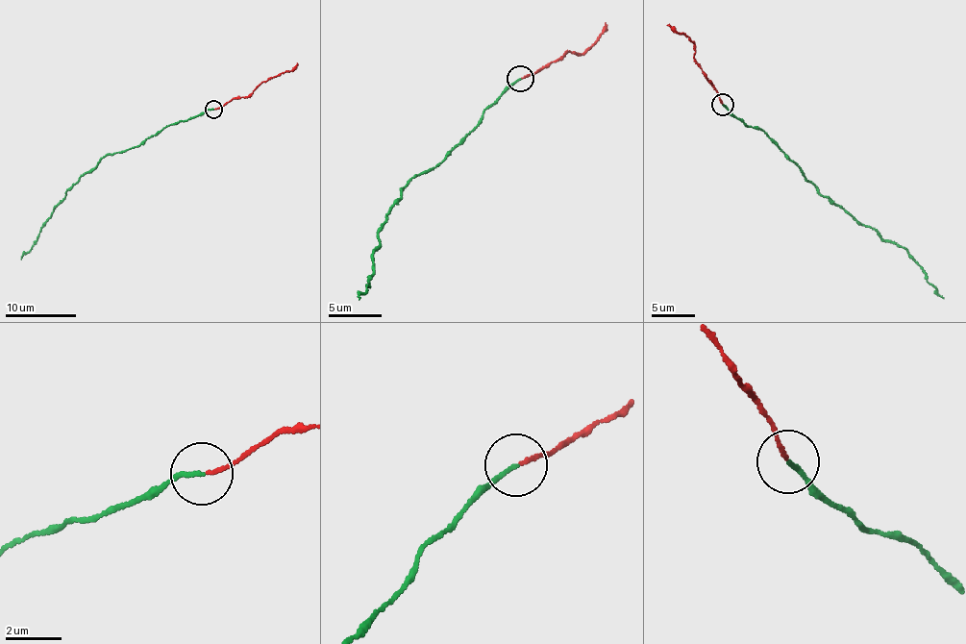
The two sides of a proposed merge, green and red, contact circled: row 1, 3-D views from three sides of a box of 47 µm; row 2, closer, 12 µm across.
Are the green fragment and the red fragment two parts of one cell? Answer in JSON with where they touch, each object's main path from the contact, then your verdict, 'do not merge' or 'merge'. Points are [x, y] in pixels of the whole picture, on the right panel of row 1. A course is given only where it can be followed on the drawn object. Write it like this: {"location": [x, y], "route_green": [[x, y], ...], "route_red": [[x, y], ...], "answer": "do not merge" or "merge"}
{"location": [723, 105], "route_green": [[723, 104], [748, 126], [767, 132], [823, 197], [861, 225], [878, 229], [885, 242], [906, 247], [944, 299]], "route_red": [[721, 104], [714, 85], [703, 74], [692, 43], [667, 23]], "answer": "merge"}

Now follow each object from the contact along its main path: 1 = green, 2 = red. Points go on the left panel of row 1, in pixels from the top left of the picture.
1: (213, 109), (166, 126), (140, 145), (103, 157), (68, 190), (20, 260)
2: (214, 108), (250, 94), (273, 77), (289, 71), (297, 62)

